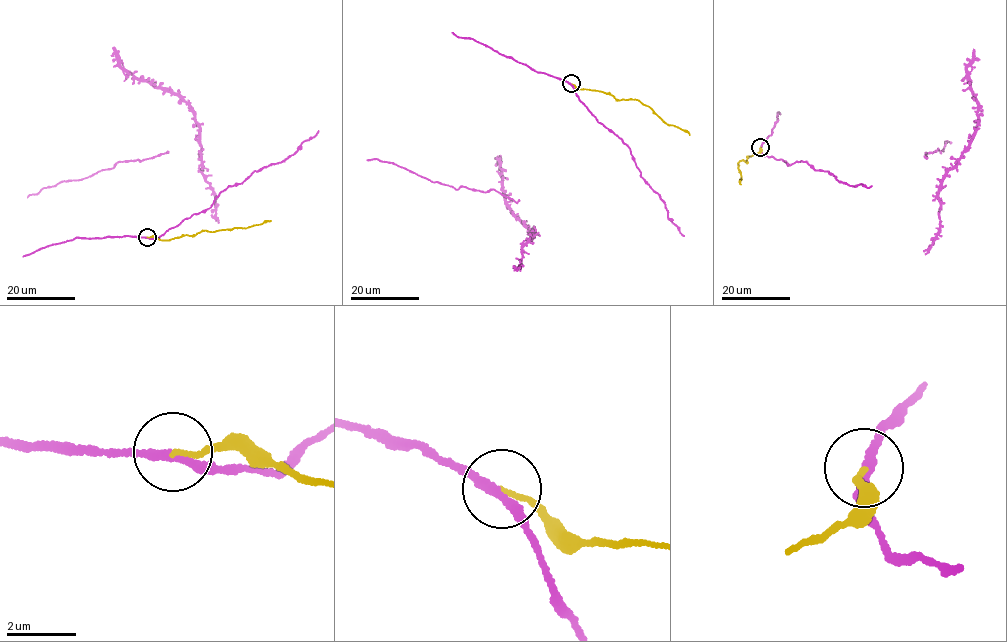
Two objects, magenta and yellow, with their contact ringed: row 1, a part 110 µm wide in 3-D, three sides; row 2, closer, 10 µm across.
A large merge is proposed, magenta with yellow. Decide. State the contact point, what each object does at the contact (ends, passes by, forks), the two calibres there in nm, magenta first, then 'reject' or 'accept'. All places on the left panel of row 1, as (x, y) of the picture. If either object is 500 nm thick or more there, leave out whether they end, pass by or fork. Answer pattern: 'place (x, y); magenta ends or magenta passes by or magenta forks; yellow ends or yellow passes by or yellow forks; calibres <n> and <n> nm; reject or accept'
place (147, 237); magenta passes by; yellow ends; calibres 240 and 120 nm; reject

